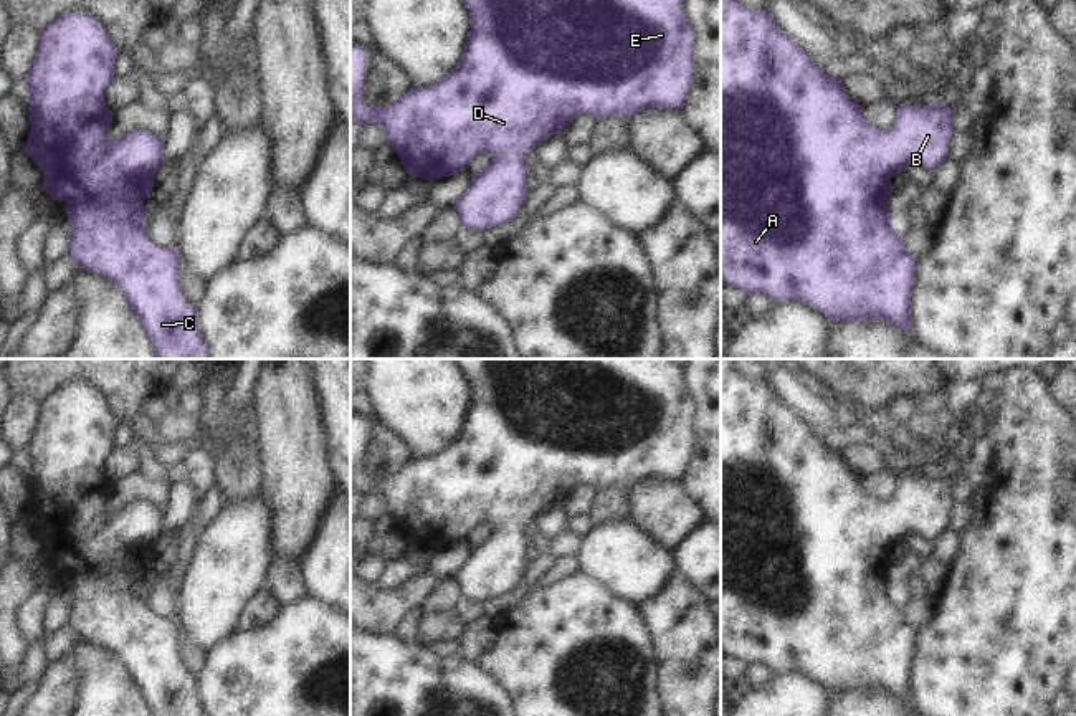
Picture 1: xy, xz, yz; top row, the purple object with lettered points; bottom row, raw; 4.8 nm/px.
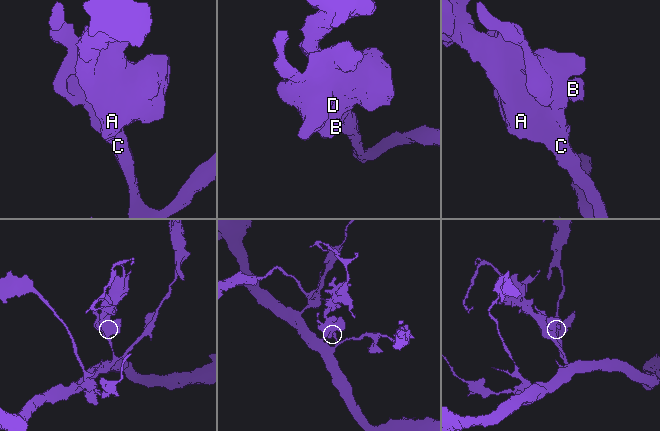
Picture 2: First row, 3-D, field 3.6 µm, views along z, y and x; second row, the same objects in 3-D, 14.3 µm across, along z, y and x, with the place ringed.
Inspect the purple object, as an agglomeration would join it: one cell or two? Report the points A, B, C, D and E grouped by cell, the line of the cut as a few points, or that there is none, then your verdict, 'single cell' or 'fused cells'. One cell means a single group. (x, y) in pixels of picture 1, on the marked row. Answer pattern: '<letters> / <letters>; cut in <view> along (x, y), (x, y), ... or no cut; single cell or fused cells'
A B C D E; no cut; single cell

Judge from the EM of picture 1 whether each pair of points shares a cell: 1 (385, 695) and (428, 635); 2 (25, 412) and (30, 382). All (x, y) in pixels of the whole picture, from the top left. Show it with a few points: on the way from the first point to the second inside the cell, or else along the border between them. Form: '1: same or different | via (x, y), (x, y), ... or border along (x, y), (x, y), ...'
1: different | border along (415, 639), (427, 645)
2: different | border along (17, 394), (35, 397), (40, 402)

